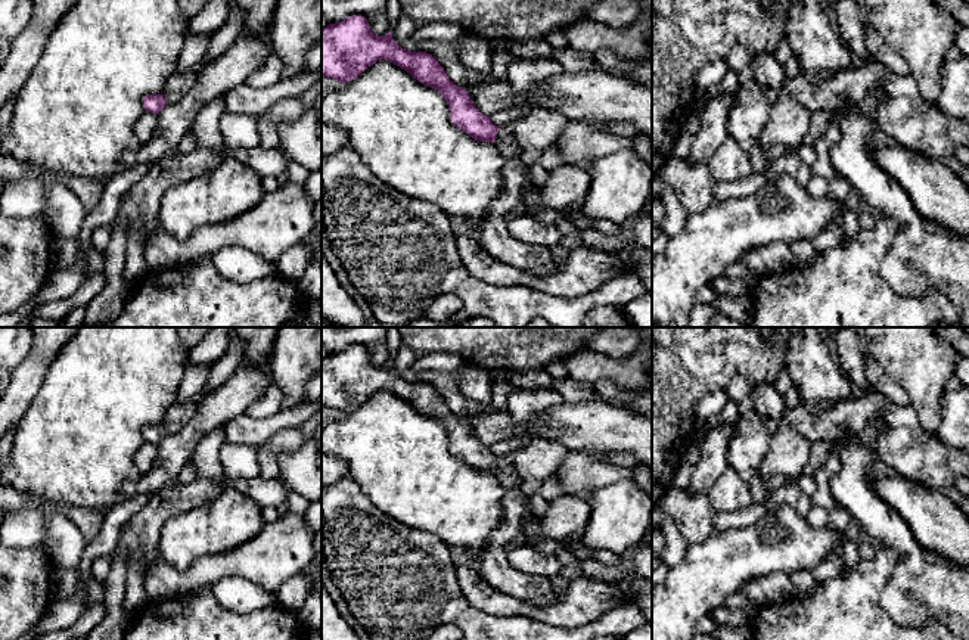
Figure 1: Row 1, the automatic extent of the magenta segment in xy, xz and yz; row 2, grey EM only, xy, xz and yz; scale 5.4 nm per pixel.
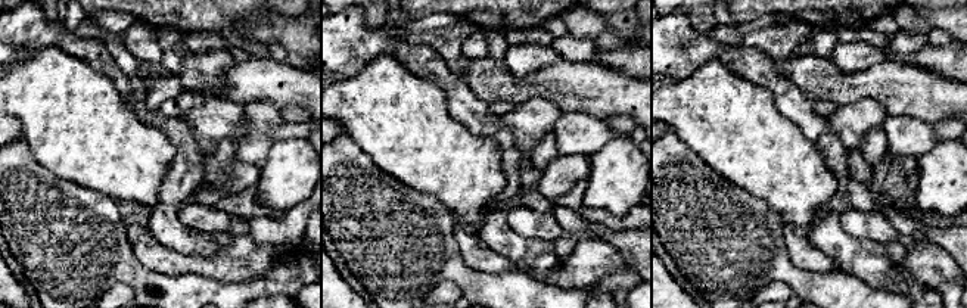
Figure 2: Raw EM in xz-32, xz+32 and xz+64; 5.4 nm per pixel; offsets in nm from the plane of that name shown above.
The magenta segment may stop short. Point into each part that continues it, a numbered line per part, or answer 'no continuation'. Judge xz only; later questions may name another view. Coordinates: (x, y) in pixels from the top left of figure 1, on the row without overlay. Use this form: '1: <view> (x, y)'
1: xz (494, 568)

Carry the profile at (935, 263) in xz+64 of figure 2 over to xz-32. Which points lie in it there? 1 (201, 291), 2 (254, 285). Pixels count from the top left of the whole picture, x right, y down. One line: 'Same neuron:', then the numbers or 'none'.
Same neuron: none

